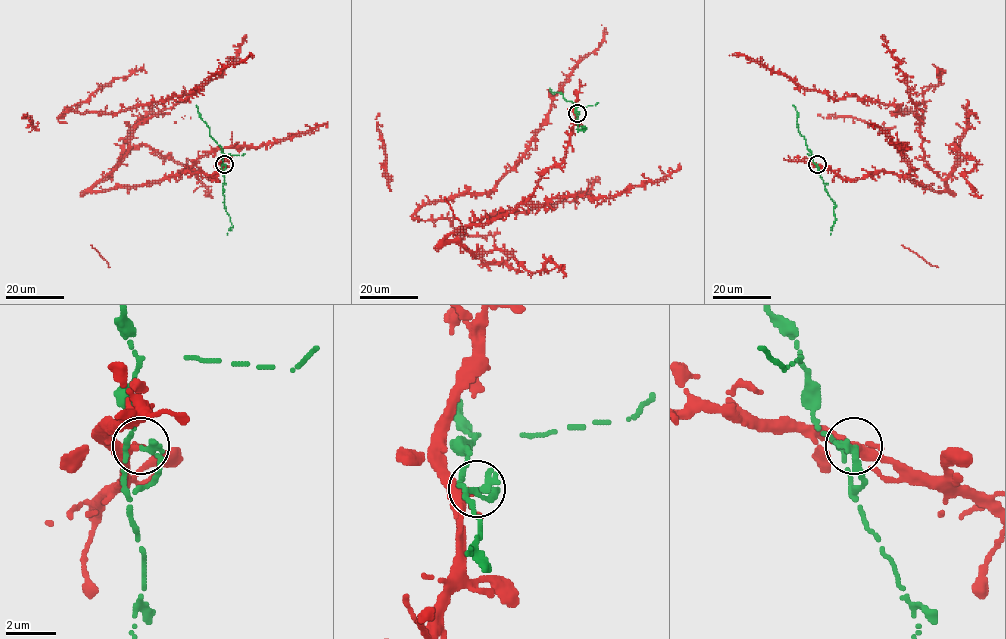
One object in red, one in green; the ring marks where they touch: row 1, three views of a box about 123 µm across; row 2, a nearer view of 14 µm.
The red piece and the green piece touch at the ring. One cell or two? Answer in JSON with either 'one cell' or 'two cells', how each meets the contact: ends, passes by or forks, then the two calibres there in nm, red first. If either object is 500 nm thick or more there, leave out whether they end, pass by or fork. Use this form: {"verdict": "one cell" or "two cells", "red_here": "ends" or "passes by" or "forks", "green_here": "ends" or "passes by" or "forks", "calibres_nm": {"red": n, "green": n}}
{"verdict": "two cells", "red_here": "forks", "green_here": "ends", "calibres_nm": {"red": 260, "green": 340}}

